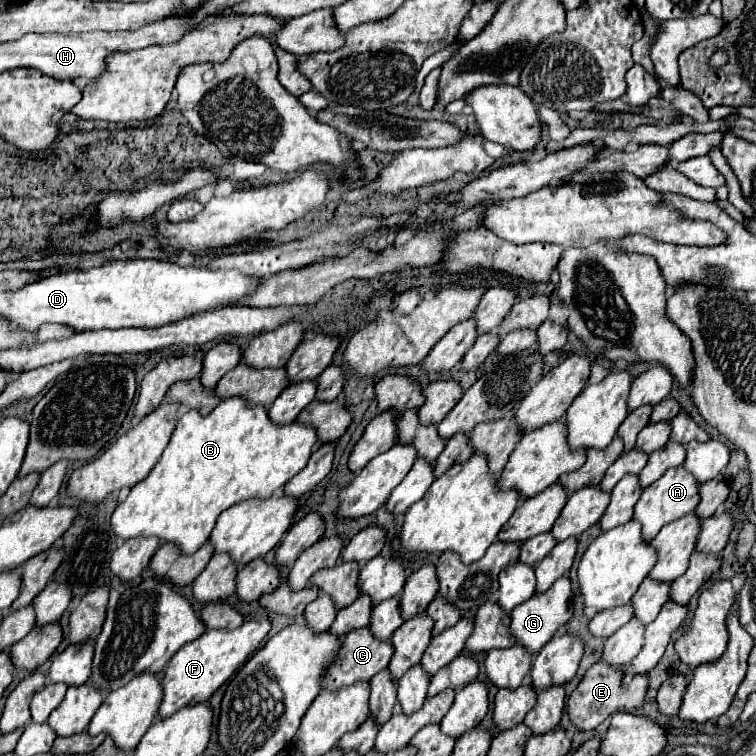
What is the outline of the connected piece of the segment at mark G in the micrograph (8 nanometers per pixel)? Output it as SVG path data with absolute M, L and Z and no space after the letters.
M568 576L558 578L546 592L542 594L534 594L532 598L528 598L526 602L522 602L520 606L516 606L512 610L512 634L516 636L518 644L522 644L526 650L530 650L532 654L538 654L542 650L542 646L556 636L558 628L564 626L570 618L570 596L572 596L572 582Z

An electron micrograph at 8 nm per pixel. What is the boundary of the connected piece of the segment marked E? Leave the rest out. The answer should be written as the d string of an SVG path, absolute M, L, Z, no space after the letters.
M604 660L594 662L588 668L588 672L584 674L578 688L568 698L568 716L570 716L572 724L582 728L582 730L594 730L610 714L614 714L618 710L634 712L636 708L640 708L644 704L644 700L646 700L648 678L644 674L638 674L638 676L632 678L630 684L622 684L624 674L626 674L626 666L612 666L612 664L604 662Z

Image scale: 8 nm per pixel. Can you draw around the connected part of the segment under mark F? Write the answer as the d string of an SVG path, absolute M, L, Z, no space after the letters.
M246 620L242 626L234 630L208 630L200 638L182 646L172 660L168 662L162 678L164 698L160 704L158 718L170 716L178 712L178 708L192 706L198 702L208 702L210 696L232 676L240 670L240 666L258 650L260 642L270 632L270 622L262 620Z

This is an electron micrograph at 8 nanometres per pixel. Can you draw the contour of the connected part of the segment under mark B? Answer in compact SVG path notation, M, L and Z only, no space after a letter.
M242 396L222 400L220 406L206 416L202 416L198 410L188 410L178 420L172 440L162 452L158 464L130 490L128 498L116 506L112 514L112 528L120 538L158 536L162 542L176 542L182 552L192 554L208 542L218 516L226 508L254 496L270 498L308 464L316 444L318 436L314 426L300 422L274 424L264 406L250 404Z

